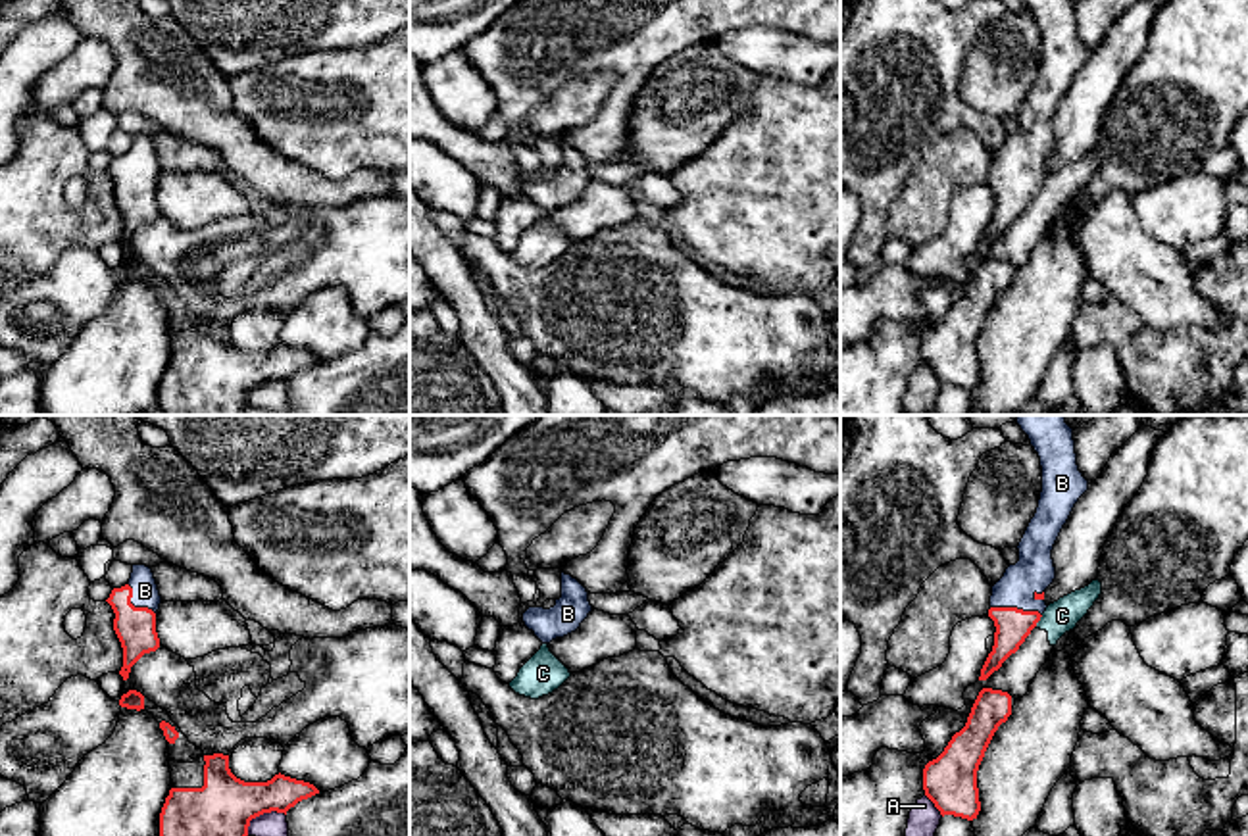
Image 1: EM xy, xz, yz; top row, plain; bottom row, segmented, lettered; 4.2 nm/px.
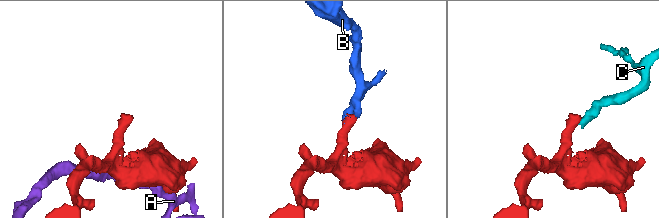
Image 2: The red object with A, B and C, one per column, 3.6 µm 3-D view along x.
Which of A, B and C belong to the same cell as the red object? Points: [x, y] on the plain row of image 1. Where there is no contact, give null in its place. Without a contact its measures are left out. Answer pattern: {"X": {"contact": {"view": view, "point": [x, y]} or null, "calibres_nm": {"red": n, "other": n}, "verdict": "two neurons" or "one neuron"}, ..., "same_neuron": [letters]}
{"A": {"contact": {"view": "yz", "point": [935, 375]}, "calibres_nm": {"red": 220, "other": 130}, "verdict": "two neurons"}, "B": {"contact": {"view": "yz", "point": [1016, 177]}, "calibres_nm": {"red": 150, "other": 170}, "verdict": "one neuron"}, "C": {"contact": {"view": "yz", "point": [1039, 189]}, "calibres_nm": {"red": 150, "other": 140}, "verdict": "two neurons"}, "same_neuron": ["B"]}

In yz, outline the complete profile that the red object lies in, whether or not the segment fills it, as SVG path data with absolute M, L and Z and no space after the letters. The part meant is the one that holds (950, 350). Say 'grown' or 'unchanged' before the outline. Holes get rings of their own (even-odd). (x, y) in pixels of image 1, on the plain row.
unchanged | M983 258L965 296L952 306L936 329L925 334L923 359L942 386L977 388L981 381L977 340L994 302L1010 284L1011 265Z

